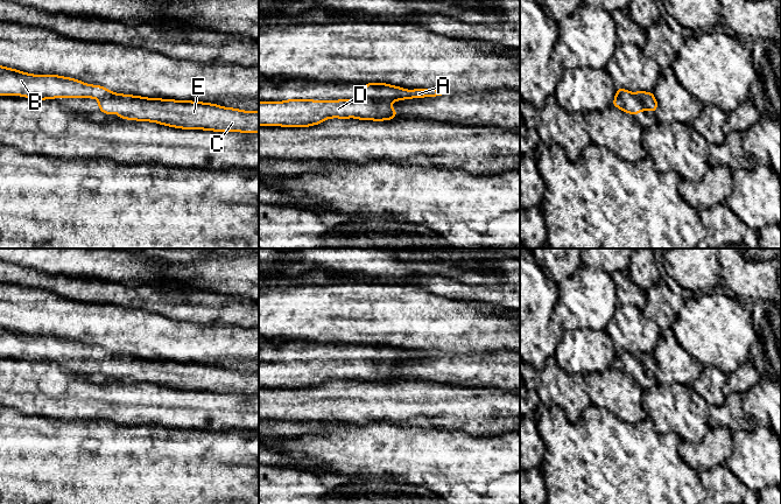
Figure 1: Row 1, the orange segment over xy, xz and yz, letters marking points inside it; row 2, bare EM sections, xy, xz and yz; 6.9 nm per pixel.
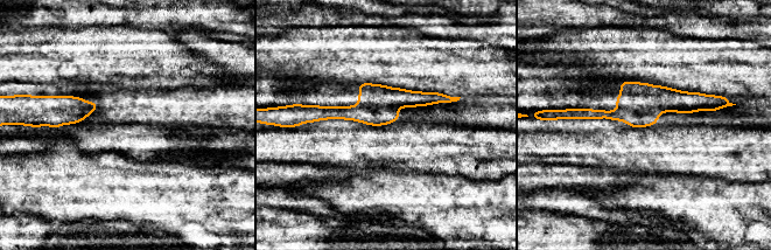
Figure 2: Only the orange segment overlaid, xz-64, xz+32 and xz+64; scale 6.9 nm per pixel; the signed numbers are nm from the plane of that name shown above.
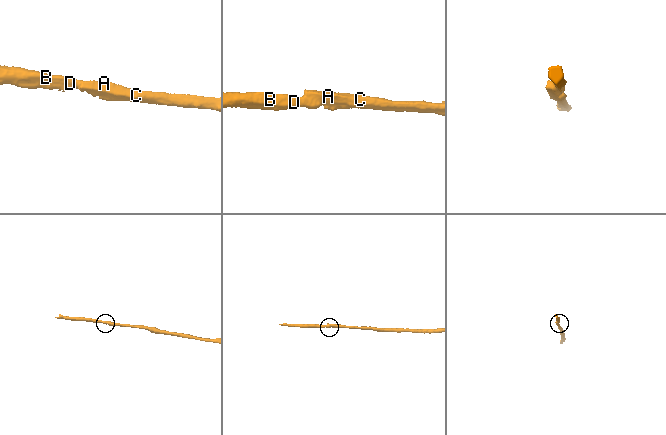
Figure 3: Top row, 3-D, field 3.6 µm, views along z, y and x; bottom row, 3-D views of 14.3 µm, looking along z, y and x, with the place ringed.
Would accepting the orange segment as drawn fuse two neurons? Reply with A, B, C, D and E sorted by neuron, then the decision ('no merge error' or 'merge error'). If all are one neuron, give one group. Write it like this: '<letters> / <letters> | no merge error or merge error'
A B C D E | no merge error

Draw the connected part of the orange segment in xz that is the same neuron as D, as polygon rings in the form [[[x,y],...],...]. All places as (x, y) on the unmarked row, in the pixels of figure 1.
[[[365,344],[364,360],[342,360],[342,362],[301,362],[288,360],[286,363],[259,363],[259,386],[260,387],[284,387],[284,388],[308,388],[318,386],[330,379],[357,379],[360,382],[389,382],[396,379],[396,371],[389,365],[392,363],[437,358],[445,354],[436,350],[404,351],[385,344]]]

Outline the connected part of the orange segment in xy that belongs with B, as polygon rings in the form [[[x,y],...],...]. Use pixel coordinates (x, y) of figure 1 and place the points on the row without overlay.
[[[0,327],[0,357],[23,357],[36,360],[61,358],[96,359],[99,371],[110,376],[114,373],[122,380],[153,383],[166,387],[184,391],[206,391],[217,393],[259,394],[259,373],[223,369],[217,365],[200,363],[182,363],[173,360],[145,359],[114,355],[100,346],[90,346],[70,338],[56,336],[30,336]]]

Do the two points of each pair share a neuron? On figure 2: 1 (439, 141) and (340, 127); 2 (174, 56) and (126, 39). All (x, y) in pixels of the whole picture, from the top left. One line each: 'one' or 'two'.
1: one
2: one

